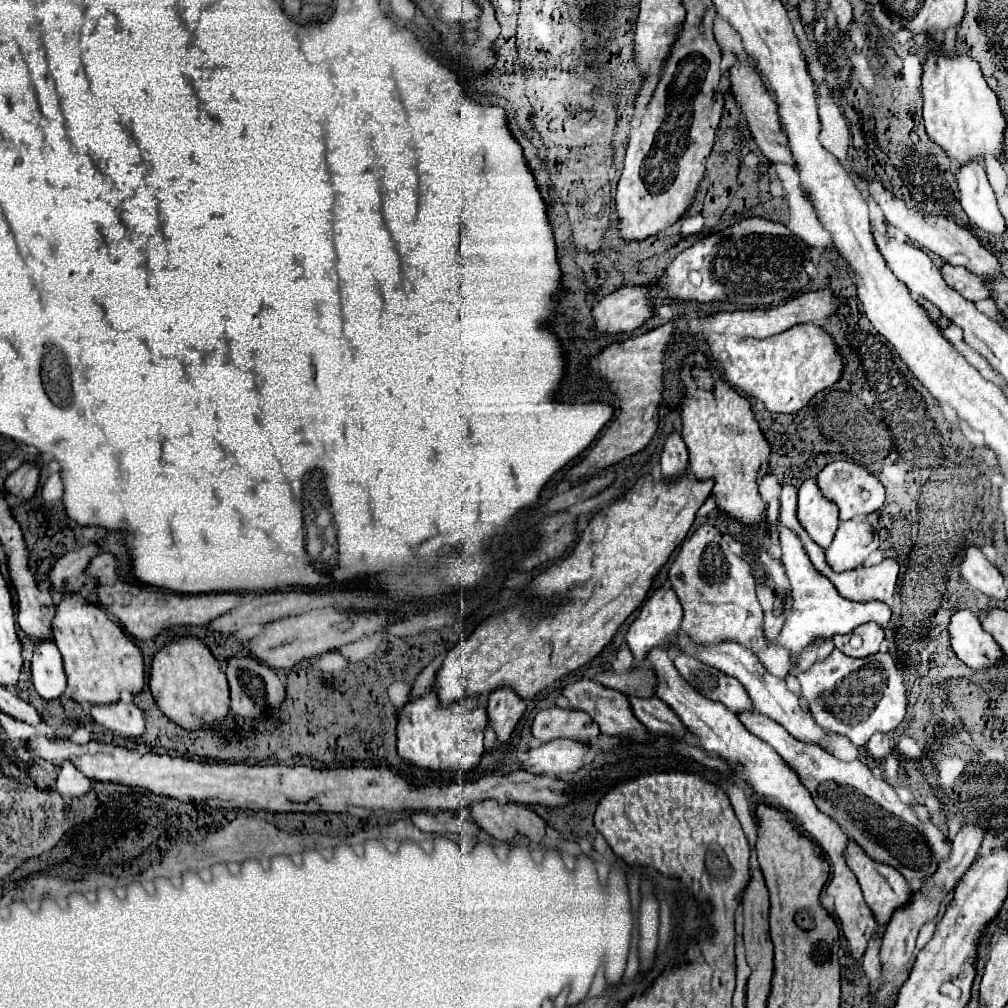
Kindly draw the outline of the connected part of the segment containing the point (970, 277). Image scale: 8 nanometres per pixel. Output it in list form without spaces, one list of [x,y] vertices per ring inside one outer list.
[[[945,264],[941,268],[941,274],[945,278],[945,282],[957,290],[963,298],[971,300],[971,302],[979,302],[985,298],[991,298],[991,286],[989,280],[977,274],[971,274],[969,270],[965,270],[963,266],[951,266]]]

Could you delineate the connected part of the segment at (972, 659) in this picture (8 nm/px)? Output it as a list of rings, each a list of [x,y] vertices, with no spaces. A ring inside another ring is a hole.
[[[959,610],[957,614],[953,614],[949,636],[957,658],[973,672],[985,672],[993,666],[1003,664],[1003,650],[991,638],[991,634],[983,630],[973,612]]]

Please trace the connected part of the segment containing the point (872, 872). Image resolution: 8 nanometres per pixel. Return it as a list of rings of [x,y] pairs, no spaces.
[[[849,838],[849,844],[845,848],[845,860],[847,860],[847,866],[851,868],[851,872],[857,876],[857,880],[861,884],[861,890],[863,890],[863,896],[865,896],[865,902],[869,904],[875,920],[881,926],[885,926],[891,920],[895,910],[899,910],[899,908],[903,908],[911,902],[911,886],[907,884],[907,880],[895,868],[891,868],[889,864],[883,864],[883,862],[877,862],[873,858],[869,858],[863,852],[863,848],[859,844],[855,844],[851,838]]]

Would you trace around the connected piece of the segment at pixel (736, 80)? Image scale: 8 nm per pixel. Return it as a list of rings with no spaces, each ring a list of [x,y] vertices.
[[[737,60],[731,68],[731,92],[737,100],[737,104],[741,106],[743,114],[747,116],[747,122],[749,122],[749,128],[751,128],[751,134],[759,146],[759,150],[763,152],[765,158],[769,158],[771,162],[781,162],[781,164],[789,164],[789,166],[795,166],[795,160],[791,156],[791,150],[789,150],[789,144],[787,144],[787,136],[779,124],[779,112],[777,112],[777,104],[773,104],[771,96],[767,94],[765,86],[761,84],[759,76],[749,68],[745,66],[741,60]]]

